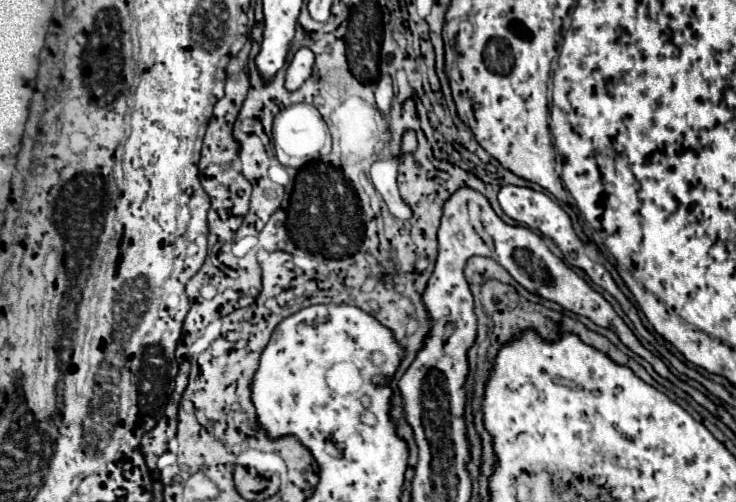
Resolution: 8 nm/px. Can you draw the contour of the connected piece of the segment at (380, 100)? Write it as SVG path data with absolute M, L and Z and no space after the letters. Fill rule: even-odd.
M382 77L382 79L378 81L378 87L376 87L376 103L378 103L378 109L388 115L388 113L390 113L392 99L394 99L392 79L390 79L390 77Z

